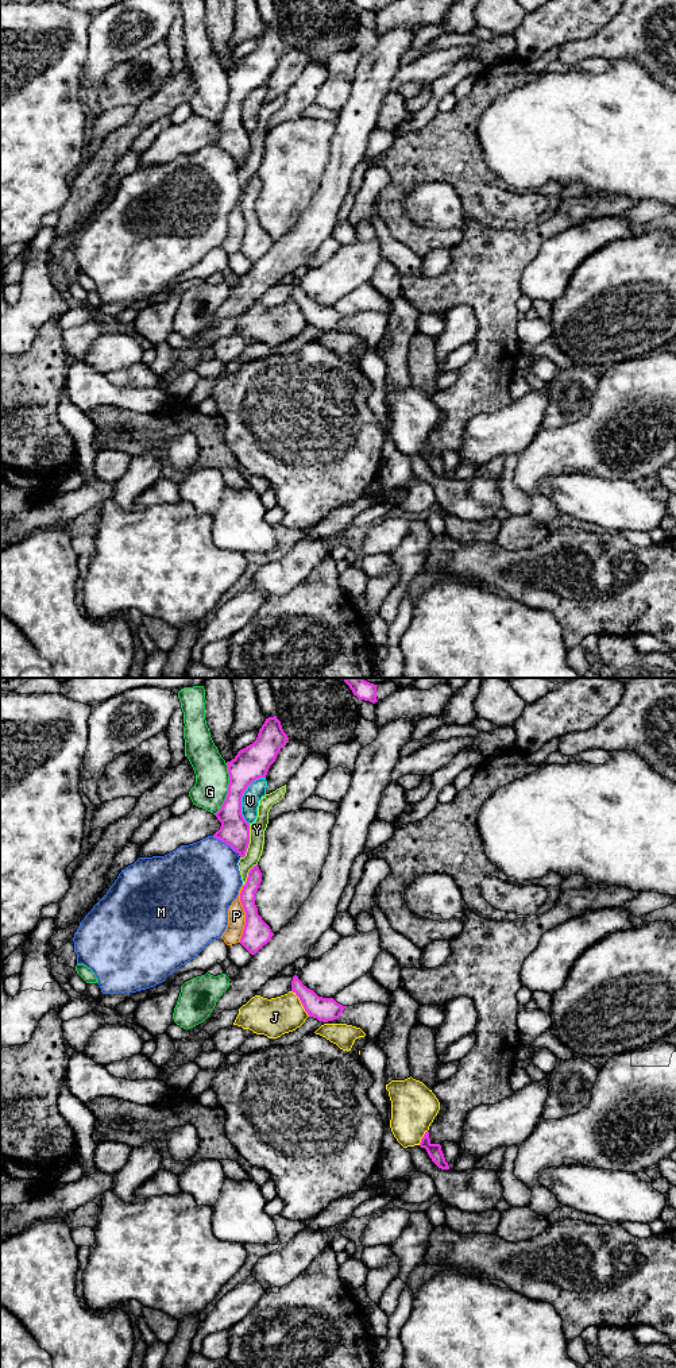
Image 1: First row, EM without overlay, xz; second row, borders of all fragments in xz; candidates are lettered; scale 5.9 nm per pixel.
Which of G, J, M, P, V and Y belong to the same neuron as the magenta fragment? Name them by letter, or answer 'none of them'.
none of them

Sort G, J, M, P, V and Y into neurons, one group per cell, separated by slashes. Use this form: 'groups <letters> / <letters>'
groups G / J / M / P Y / V

